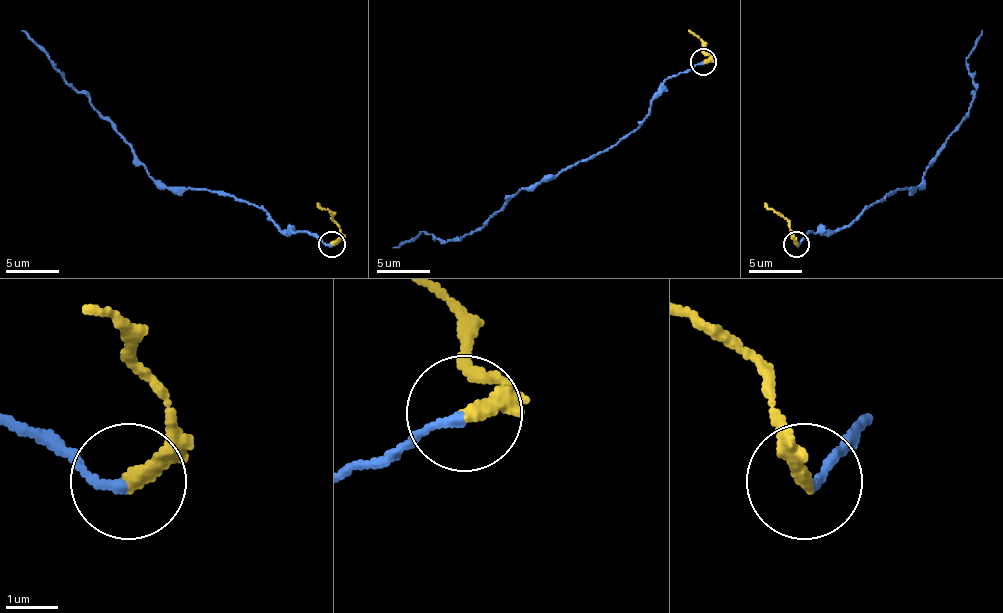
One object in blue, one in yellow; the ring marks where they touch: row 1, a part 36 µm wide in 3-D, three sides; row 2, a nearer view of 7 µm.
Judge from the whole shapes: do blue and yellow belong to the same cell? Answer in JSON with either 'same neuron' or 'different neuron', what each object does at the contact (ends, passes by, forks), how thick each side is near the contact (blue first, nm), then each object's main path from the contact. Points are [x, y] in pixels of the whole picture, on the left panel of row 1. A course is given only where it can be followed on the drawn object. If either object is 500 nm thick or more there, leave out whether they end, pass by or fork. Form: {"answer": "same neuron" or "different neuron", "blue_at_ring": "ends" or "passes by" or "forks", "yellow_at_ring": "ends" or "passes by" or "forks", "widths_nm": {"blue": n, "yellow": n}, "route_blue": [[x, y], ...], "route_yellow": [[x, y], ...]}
{"answer": "different neuron", "blue_at_ring": "ends", "yellow_at_ring": "ends", "widths_nm": {"blue": 180, "yellow": 300}, "route_blue": [[332, 243], [292, 233], [261, 209], [215, 190], [157, 182], [88, 97], [70, 84], [22, 31]], "route_yellow": [[332, 243], [340, 235], [340, 227], [316, 203]]}

